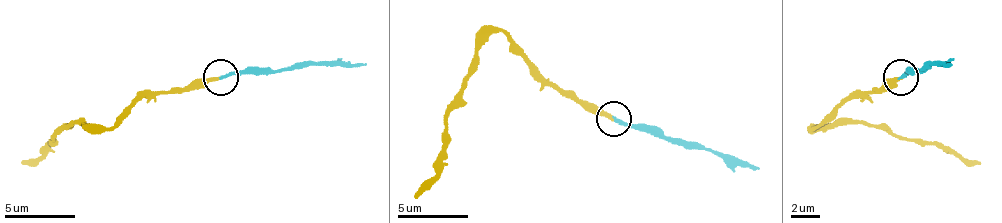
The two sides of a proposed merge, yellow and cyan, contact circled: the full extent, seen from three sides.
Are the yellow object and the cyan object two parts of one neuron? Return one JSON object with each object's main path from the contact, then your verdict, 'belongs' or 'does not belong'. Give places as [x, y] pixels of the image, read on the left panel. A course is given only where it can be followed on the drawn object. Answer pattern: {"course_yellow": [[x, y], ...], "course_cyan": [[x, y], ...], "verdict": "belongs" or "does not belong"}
{"course_yellow": [[221, 76], [147, 90], [108, 129], [83, 122], [66, 126], [51, 143], [23, 165]], "course_cyan": [[221, 76], [367, 62]], "verdict": "belongs"}

